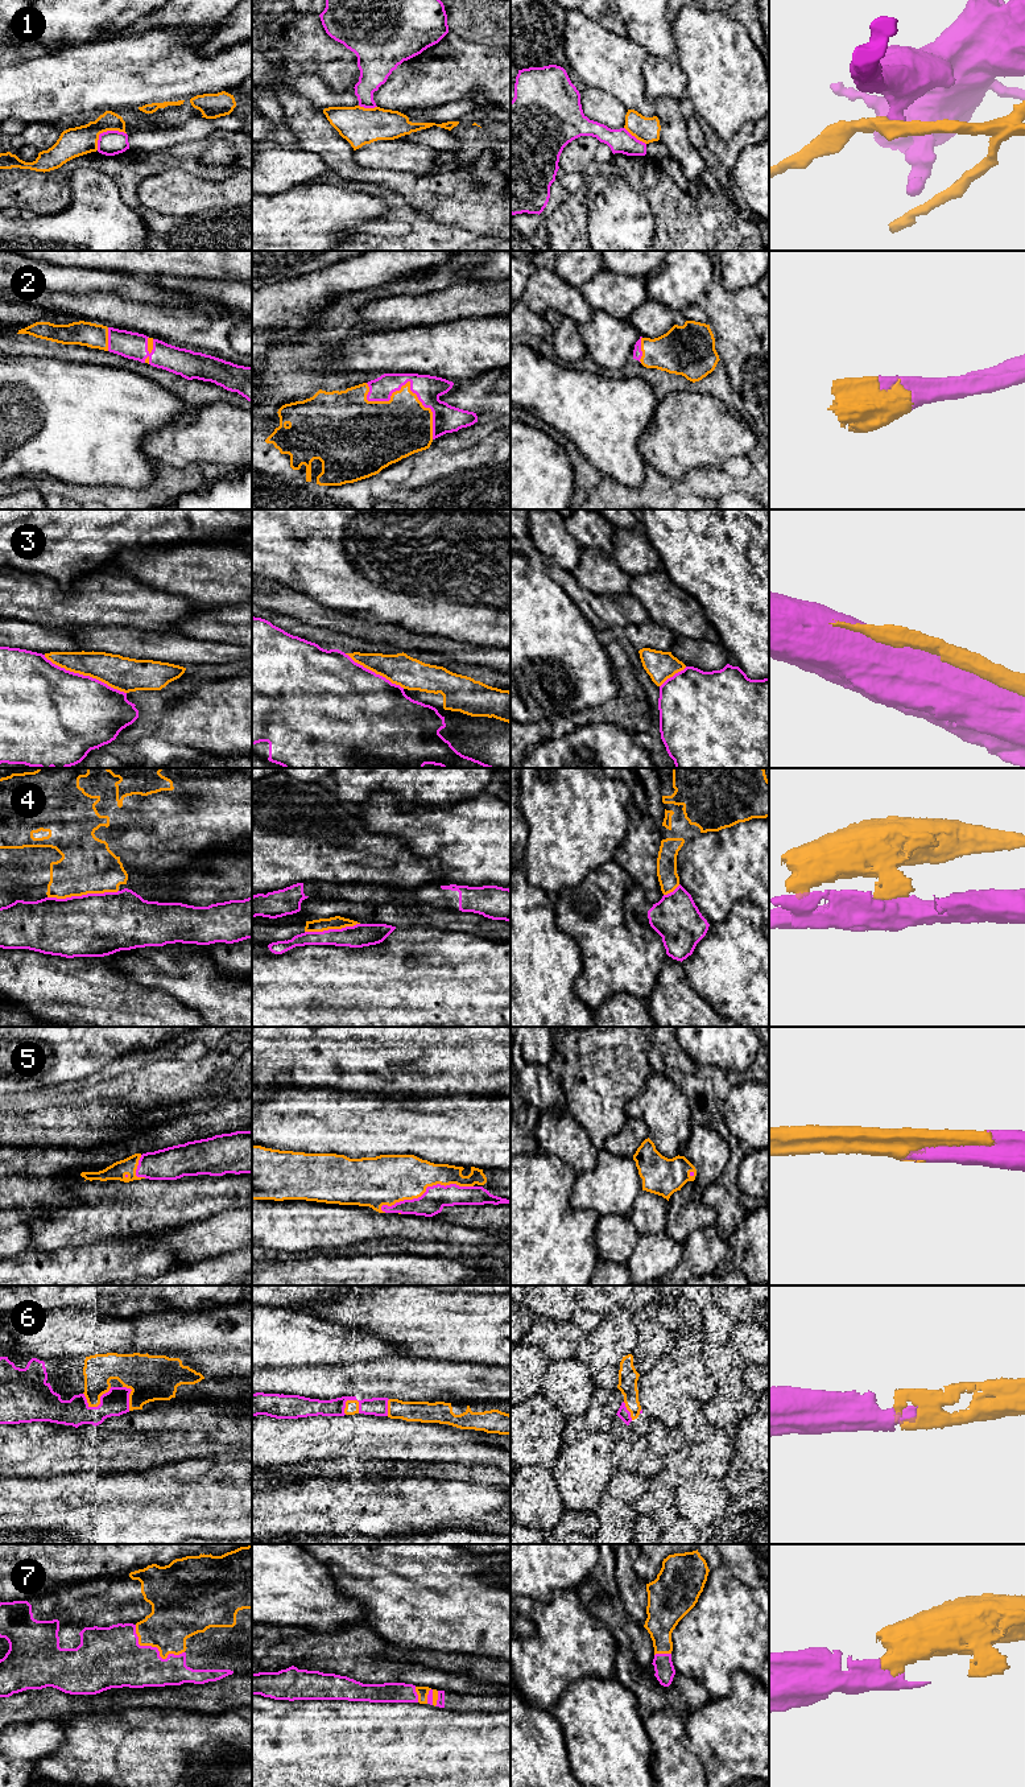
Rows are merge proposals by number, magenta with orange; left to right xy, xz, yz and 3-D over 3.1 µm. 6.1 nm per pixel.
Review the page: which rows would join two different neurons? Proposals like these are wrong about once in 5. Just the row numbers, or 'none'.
1, 3, 4

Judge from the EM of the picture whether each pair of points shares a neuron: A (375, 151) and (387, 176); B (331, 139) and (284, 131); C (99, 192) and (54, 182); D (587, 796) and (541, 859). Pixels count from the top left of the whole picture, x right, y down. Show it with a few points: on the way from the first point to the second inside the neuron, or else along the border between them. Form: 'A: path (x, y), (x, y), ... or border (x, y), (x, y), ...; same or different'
A: border (355, 159), (362, 165), (405, 170), (414, 176); different
B: border (285, 118), (289, 128), (300, 141); different
C: border (95, 168), (71, 173), (71, 201), (54, 213); different
D: path (575, 812), (574, 826), (557, 844); same

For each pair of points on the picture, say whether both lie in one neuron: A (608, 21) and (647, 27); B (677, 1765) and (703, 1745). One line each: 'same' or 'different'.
A: different
B: different

